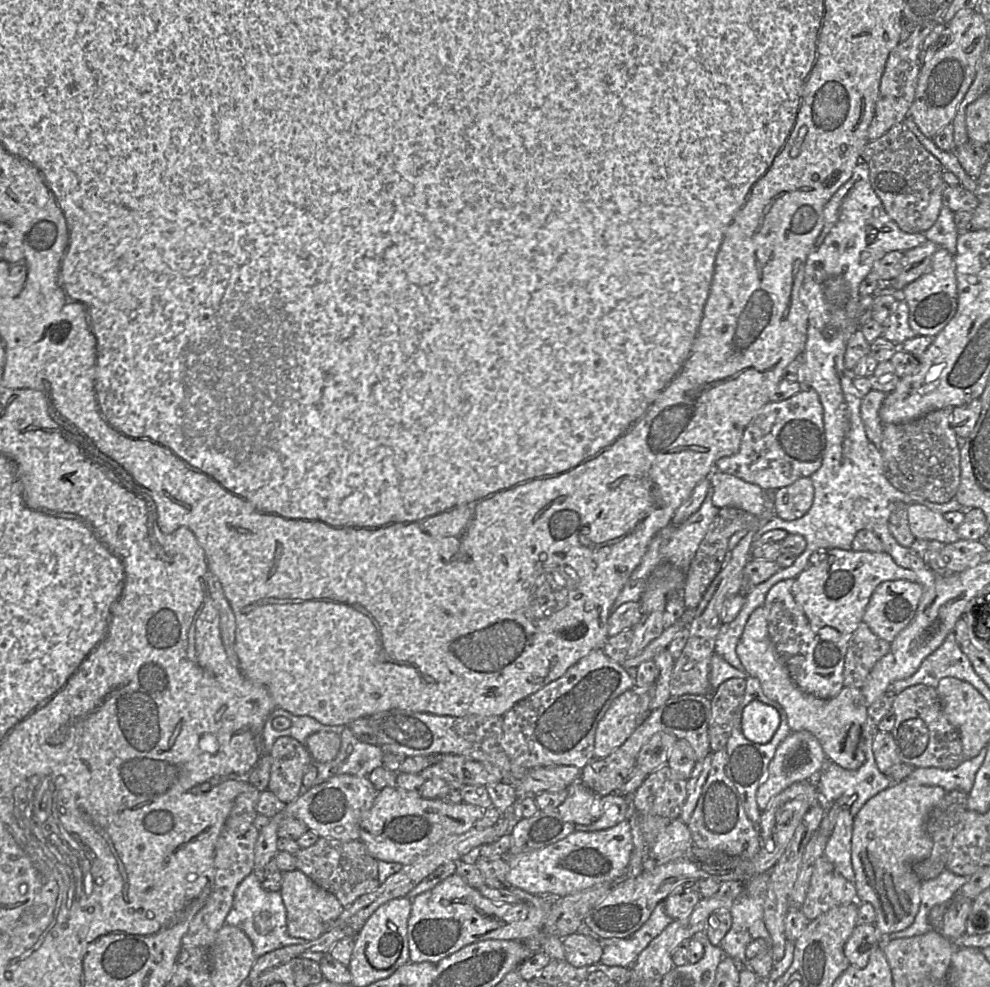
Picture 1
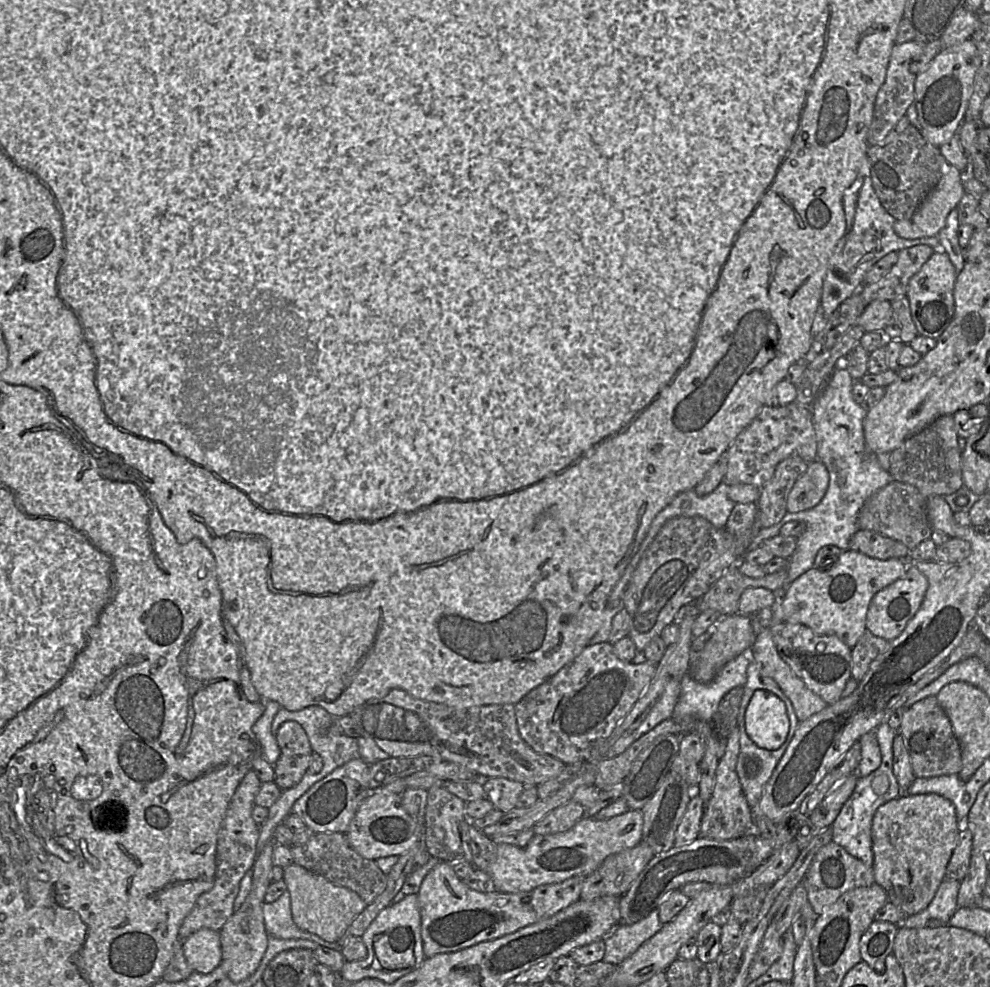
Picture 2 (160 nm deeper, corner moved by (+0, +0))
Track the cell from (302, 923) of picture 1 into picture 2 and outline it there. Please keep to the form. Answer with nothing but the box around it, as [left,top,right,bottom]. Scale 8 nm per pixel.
[283,863,367,942]

